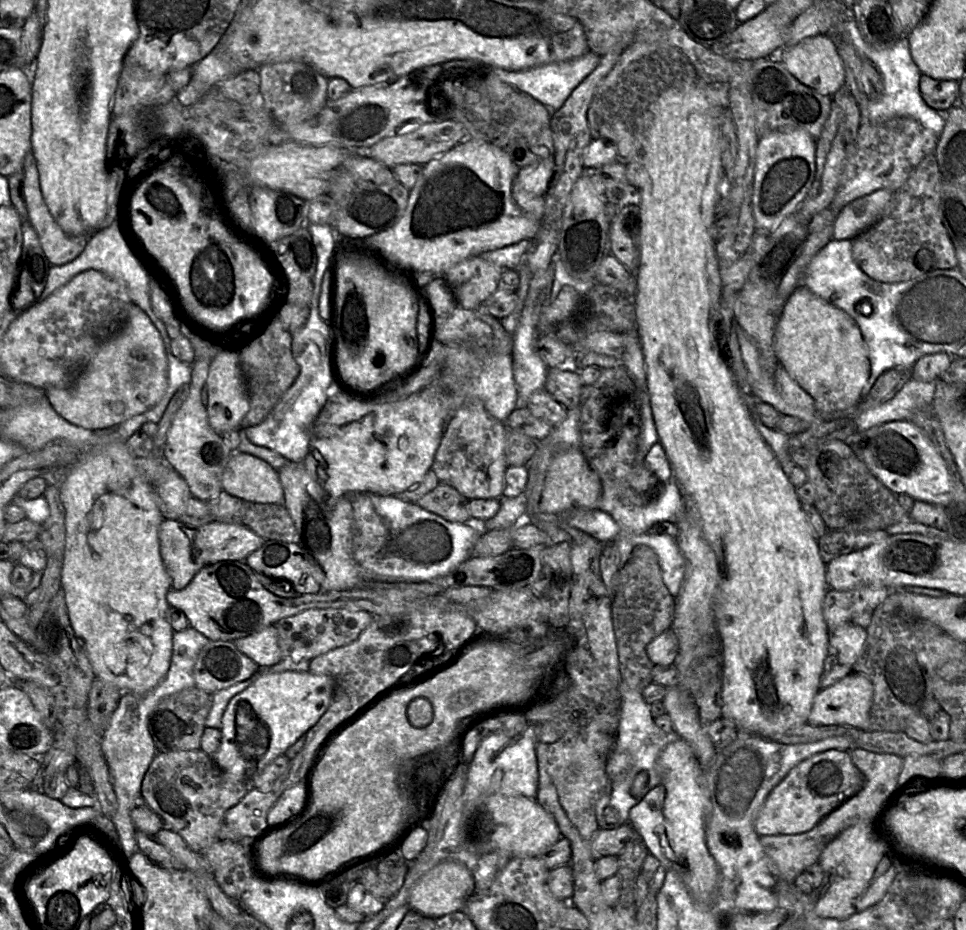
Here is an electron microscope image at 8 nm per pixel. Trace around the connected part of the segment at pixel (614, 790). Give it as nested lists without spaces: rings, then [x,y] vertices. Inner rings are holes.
[[[623,679],[619,691],[621,707],[613,750],[628,753],[631,757],[631,766],[622,777],[611,781],[609,801],[603,808],[601,816],[596,816],[597,823],[601,829],[613,829],[622,824],[629,823],[630,810],[658,784],[656,763],[661,750],[679,737],[675,731],[665,733],[655,725],[650,705],[645,702],[641,691],[631,688]],[[609,805],[618,811],[618,821],[616,824],[607,824],[605,822],[603,813],[604,809]]]

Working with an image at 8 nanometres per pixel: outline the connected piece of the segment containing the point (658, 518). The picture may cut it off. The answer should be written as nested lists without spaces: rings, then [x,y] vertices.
[[[673,476],[667,482],[662,483],[664,483],[661,484],[662,494],[656,496],[651,502],[643,506],[624,505],[618,499],[617,493],[606,493],[602,489],[602,496],[597,501],[596,508],[609,513],[620,527],[620,534],[616,537],[619,570],[625,566],[632,550],[637,546],[631,540],[632,537],[648,532],[654,524],[659,522],[670,521],[677,523],[684,513],[684,495],[675,477]]]

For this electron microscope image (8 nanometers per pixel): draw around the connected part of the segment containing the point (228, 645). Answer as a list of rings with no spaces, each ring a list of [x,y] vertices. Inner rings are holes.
[[[211,641],[199,652],[193,676],[198,688],[215,693],[245,681],[260,670],[232,641]]]

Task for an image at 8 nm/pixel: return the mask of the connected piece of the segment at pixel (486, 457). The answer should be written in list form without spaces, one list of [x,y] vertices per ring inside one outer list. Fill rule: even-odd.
[[[479,399],[467,400],[449,419],[430,470],[435,473],[439,483],[454,487],[468,500],[499,499],[503,493],[505,472],[508,467],[505,457],[507,432],[506,423],[489,414]]]

